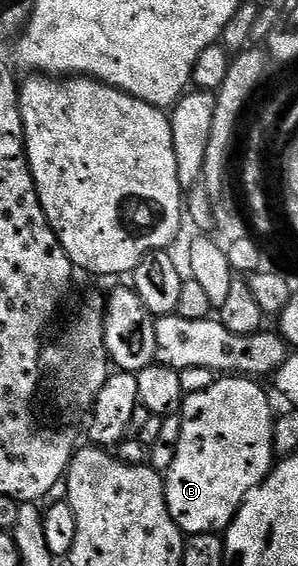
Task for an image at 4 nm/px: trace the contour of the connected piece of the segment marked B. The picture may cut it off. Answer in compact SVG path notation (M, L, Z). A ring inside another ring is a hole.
M223 376L205 392L186 395L181 411L181 436L177 440L177 452L173 464L165 472L165 500L169 504L169 516L178 524L184 535L219 534L226 531L239 505L269 476L277 459L273 448L273 428L277 417L271 411L267 394L251 376Z

